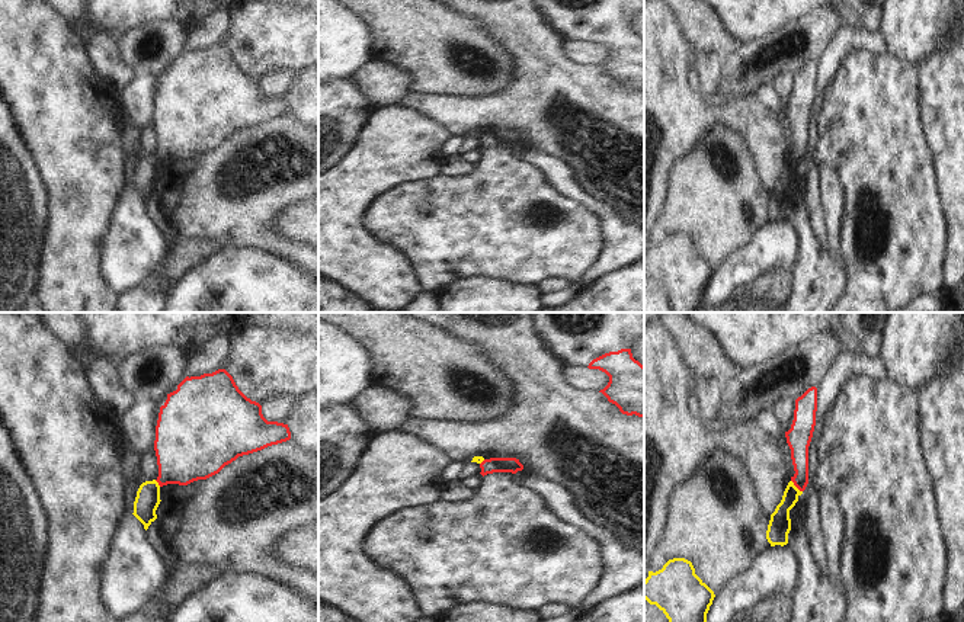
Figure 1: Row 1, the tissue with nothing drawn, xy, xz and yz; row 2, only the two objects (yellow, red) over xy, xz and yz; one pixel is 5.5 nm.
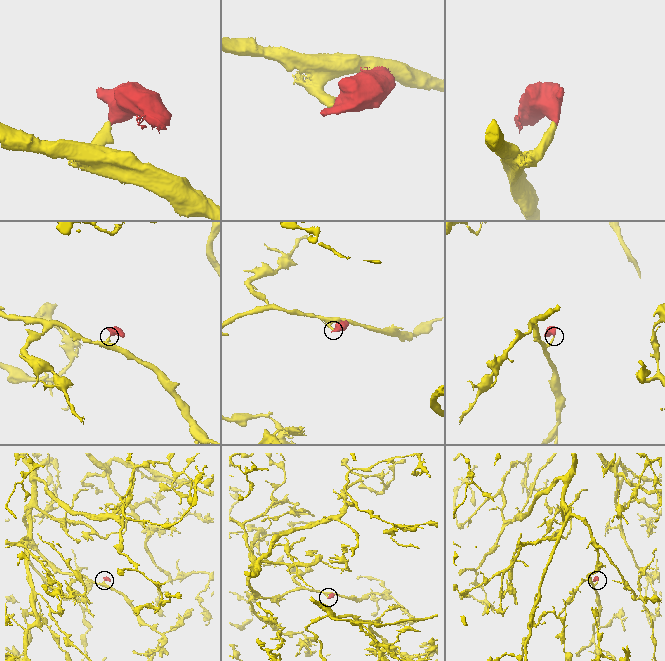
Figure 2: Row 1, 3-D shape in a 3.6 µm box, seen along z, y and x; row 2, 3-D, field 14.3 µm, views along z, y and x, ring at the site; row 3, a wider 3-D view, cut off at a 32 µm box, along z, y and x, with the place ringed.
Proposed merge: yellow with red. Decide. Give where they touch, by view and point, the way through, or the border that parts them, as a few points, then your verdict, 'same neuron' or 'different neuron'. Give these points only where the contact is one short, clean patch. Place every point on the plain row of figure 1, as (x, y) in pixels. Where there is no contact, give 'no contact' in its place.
meets yellow in yz at (794, 160); border along yz (791, 154), (801, 166); different neuron

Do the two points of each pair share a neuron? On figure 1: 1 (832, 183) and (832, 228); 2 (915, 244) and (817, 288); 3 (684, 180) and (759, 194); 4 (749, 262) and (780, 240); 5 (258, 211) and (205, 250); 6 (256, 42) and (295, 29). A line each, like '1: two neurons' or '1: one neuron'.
1: one neuron
2: two neurons
3: one neuron
4: one neuron
5: two neurons
6: one neuron

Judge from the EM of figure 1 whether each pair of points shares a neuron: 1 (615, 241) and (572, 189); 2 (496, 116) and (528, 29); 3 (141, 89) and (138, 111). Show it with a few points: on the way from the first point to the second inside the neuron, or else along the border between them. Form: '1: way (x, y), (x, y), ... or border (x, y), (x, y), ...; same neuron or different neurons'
1: way (615, 225), (588, 198); same neuron
2: way (518, 95), (528, 85), (528, 51); same neuron
3: way (141, 95), (140, 105); same neuron

